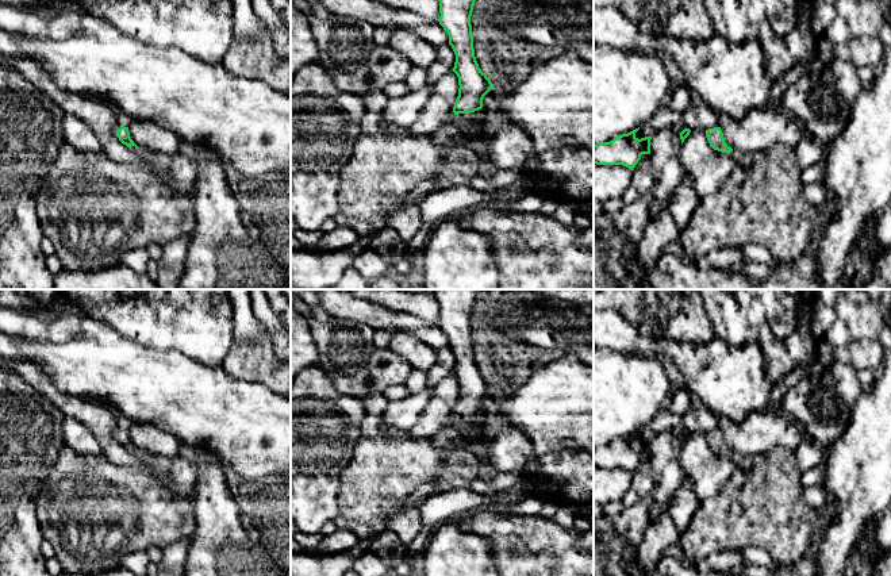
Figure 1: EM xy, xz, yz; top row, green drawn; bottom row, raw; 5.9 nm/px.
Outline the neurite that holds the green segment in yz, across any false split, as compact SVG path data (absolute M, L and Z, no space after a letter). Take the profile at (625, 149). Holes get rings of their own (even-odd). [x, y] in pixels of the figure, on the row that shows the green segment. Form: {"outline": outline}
{"outline": "M635 128L627 134L615 137L610 142L594 145L594 164L596 165L623 165L633 170L642 154L650 154L650 139L638 139Z"}

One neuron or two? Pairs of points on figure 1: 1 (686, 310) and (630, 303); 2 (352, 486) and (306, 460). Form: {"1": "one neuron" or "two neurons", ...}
{"1": "one neuron", "2": "two neurons"}

